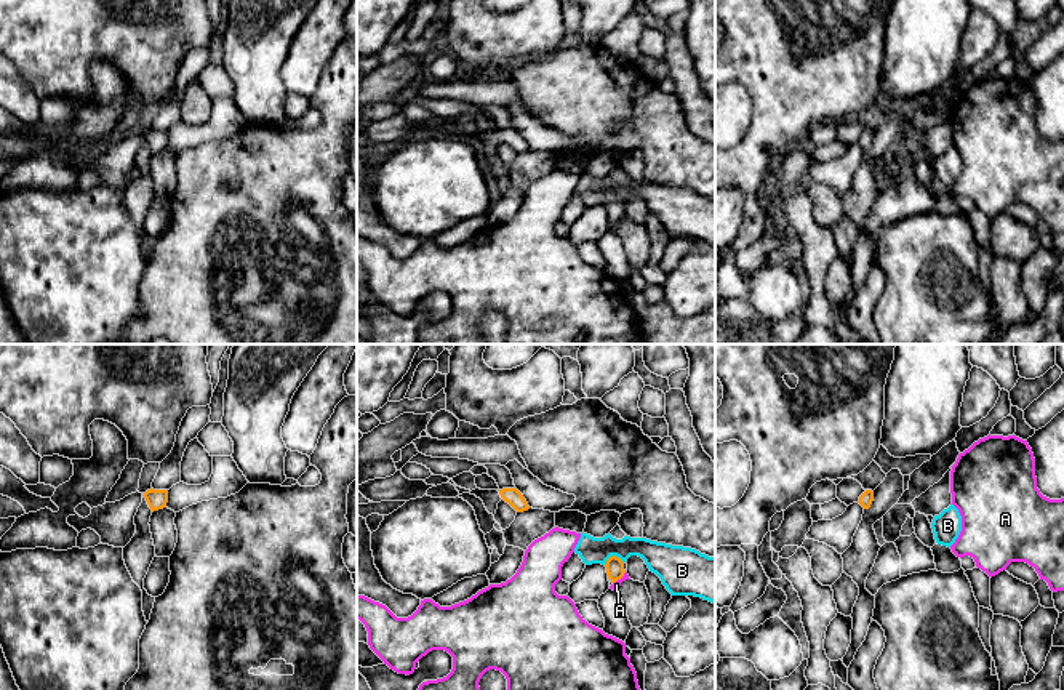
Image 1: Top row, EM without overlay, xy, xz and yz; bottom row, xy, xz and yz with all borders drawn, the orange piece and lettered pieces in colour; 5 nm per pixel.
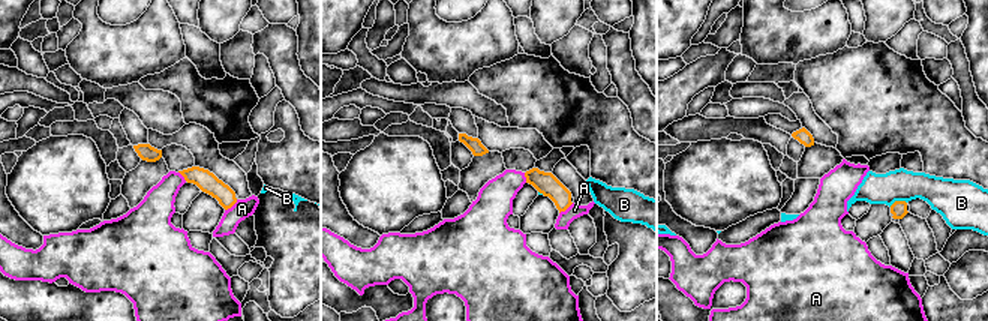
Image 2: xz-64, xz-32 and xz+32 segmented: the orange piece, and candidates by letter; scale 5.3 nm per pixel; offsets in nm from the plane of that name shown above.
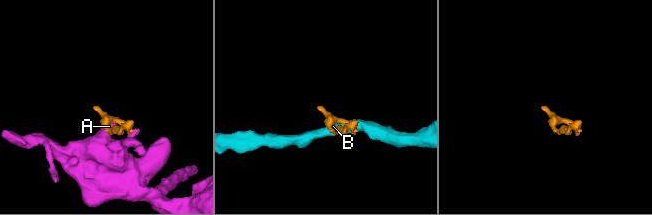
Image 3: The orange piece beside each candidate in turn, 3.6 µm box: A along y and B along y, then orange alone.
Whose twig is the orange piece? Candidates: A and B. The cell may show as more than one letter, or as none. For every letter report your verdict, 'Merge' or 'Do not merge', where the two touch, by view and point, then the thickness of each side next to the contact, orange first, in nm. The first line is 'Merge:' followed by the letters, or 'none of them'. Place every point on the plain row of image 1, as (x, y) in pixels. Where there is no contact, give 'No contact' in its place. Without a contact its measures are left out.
Merge: none of them
A: Do not merge. Touches orange at xz (620, 220). Thickness 100 nm (orange) against 40 nm
B: Do not merge. Touches orange at xz (613, 197). Thickness 100 nm (orange) against 160 nm

